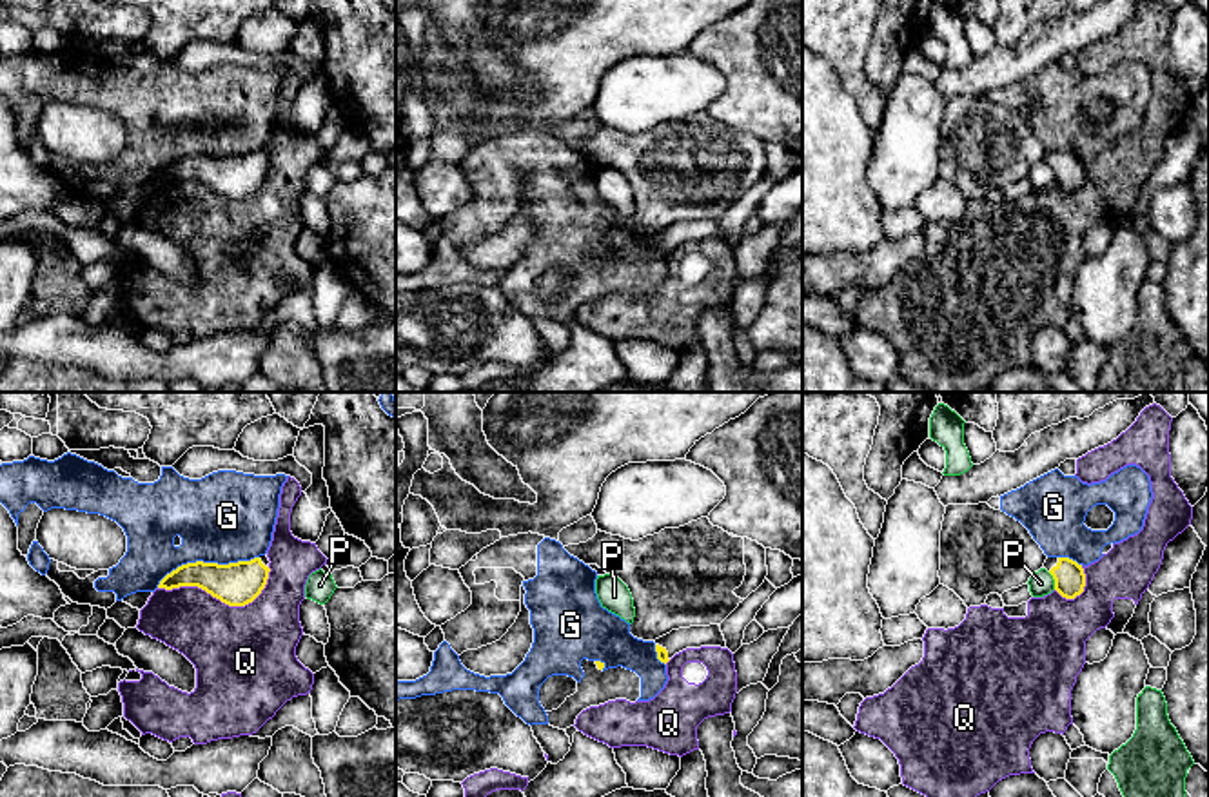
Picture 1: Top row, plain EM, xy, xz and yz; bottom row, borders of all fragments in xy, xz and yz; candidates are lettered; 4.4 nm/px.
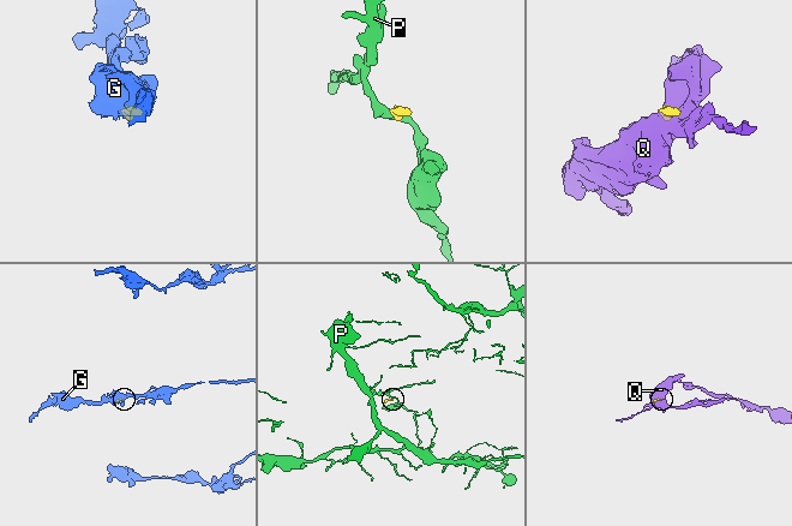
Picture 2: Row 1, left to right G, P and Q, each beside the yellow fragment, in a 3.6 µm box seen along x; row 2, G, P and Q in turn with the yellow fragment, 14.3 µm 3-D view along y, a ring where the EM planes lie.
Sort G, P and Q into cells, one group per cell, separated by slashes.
G / P / Q

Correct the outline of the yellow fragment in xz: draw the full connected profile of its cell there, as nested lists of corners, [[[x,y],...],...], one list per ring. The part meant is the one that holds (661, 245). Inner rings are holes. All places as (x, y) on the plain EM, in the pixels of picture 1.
[[[719,218],[672,223],[670,227],[655,232],[654,236],[655,236],[657,252],[664,258],[675,247],[686,241],[701,241],[701,240],[726,241],[726,234]]]

